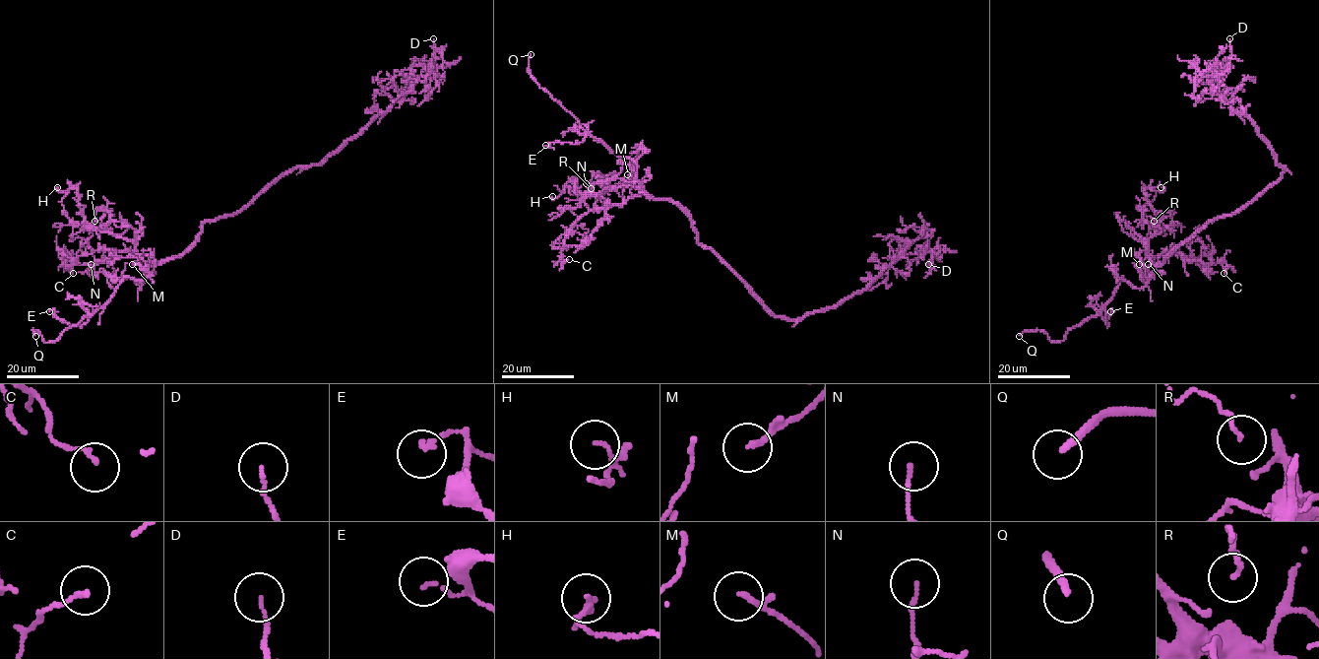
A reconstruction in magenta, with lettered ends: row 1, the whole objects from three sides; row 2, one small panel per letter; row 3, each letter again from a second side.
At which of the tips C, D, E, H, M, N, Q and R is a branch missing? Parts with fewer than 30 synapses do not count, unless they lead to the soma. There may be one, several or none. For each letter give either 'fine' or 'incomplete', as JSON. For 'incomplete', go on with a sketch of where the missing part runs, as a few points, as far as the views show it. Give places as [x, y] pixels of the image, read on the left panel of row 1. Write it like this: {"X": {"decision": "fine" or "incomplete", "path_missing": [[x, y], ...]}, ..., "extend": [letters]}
{"C": {"decision": "fine"}, "D": {"decision": "fine"}, "E": {"decision": "fine"}, "H": {"decision": "fine"}, "M": {"decision": "fine"}, "N": {"decision": "fine"}, "Q": {"decision": "incomplete"}, "R": {"decision": "fine"}, "extend": ["Q"]}

